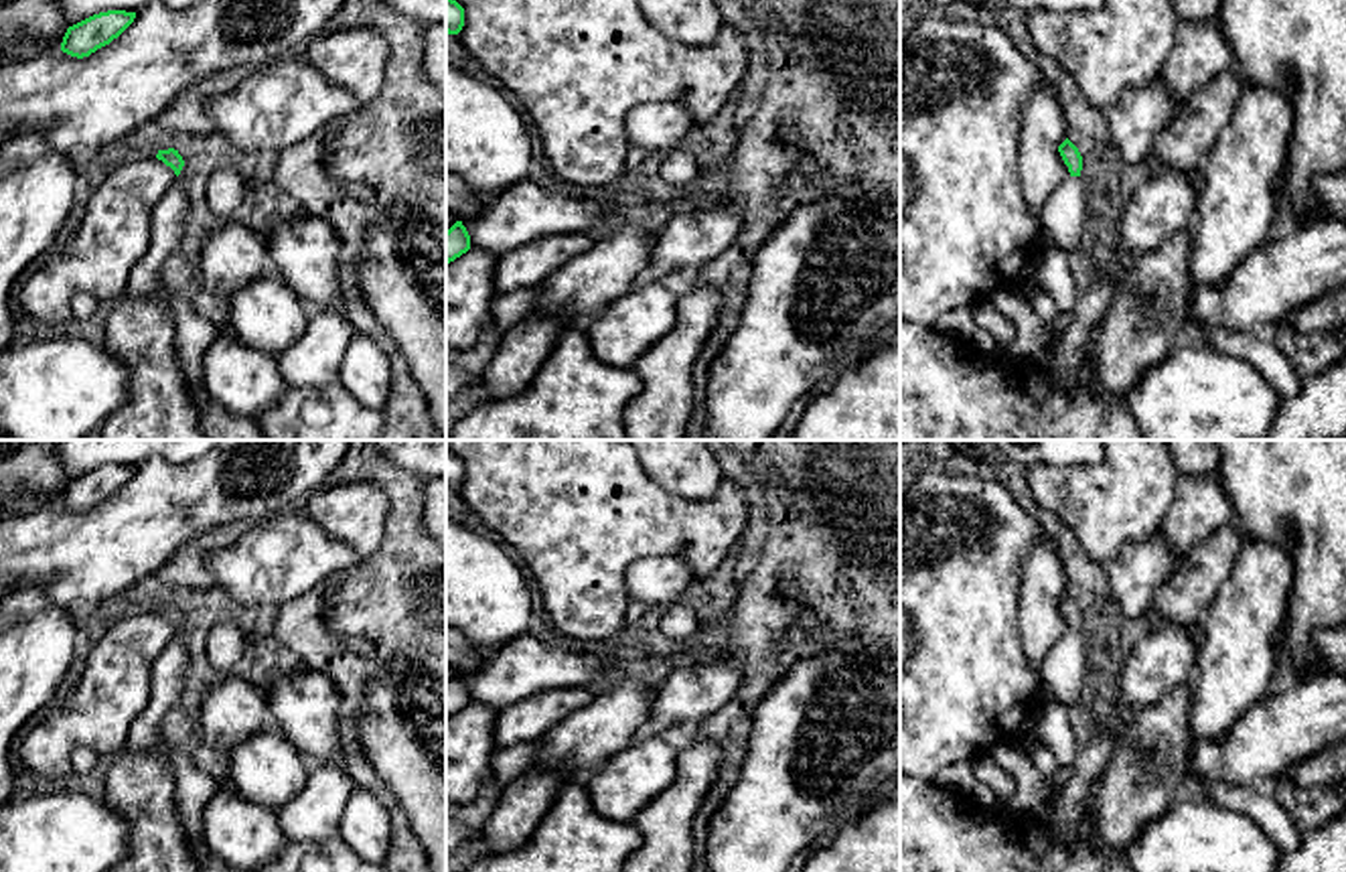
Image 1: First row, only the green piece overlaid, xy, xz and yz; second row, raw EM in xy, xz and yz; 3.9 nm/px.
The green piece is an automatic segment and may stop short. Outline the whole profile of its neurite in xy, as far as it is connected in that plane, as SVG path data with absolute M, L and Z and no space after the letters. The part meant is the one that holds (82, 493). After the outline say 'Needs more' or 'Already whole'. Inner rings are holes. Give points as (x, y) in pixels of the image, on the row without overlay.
M107 464L67 483L61 505L83 513L118 493L136 473L136 466Z. Already whole

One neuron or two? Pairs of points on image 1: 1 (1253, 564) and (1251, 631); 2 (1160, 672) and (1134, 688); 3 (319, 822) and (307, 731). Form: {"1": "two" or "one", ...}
{"1": "one", "2": "one", "3": "two"}

